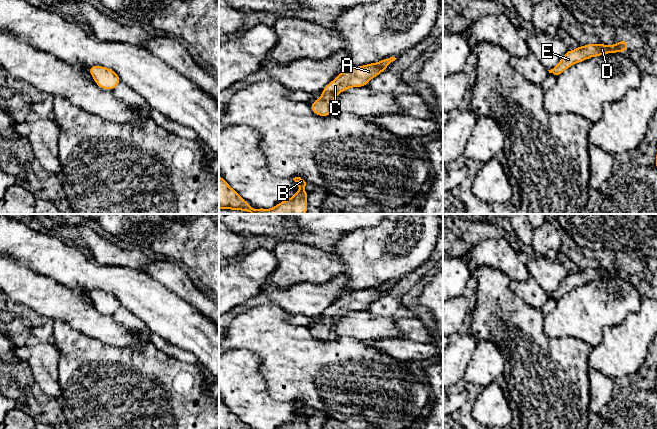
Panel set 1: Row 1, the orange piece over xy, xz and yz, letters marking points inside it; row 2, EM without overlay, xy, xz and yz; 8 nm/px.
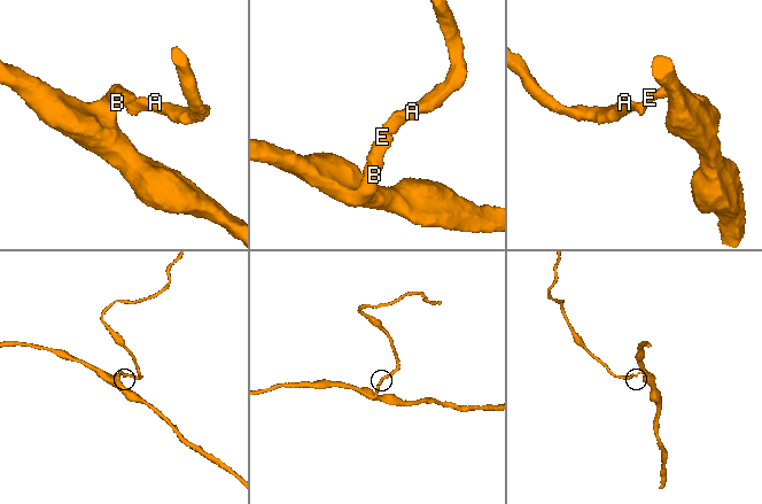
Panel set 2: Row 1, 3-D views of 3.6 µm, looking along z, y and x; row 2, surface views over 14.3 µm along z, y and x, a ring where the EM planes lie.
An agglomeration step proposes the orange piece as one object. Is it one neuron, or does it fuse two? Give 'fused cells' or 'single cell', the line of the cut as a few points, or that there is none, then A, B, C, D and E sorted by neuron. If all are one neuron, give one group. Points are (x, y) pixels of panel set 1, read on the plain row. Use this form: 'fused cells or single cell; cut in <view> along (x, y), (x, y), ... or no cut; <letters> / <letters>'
single cell; no cut; A B C D E

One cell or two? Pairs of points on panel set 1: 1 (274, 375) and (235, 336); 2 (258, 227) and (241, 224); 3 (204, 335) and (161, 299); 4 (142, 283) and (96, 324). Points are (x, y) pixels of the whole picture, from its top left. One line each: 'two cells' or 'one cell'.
1: one cell
2: one cell
3: one cell
4: two cells

